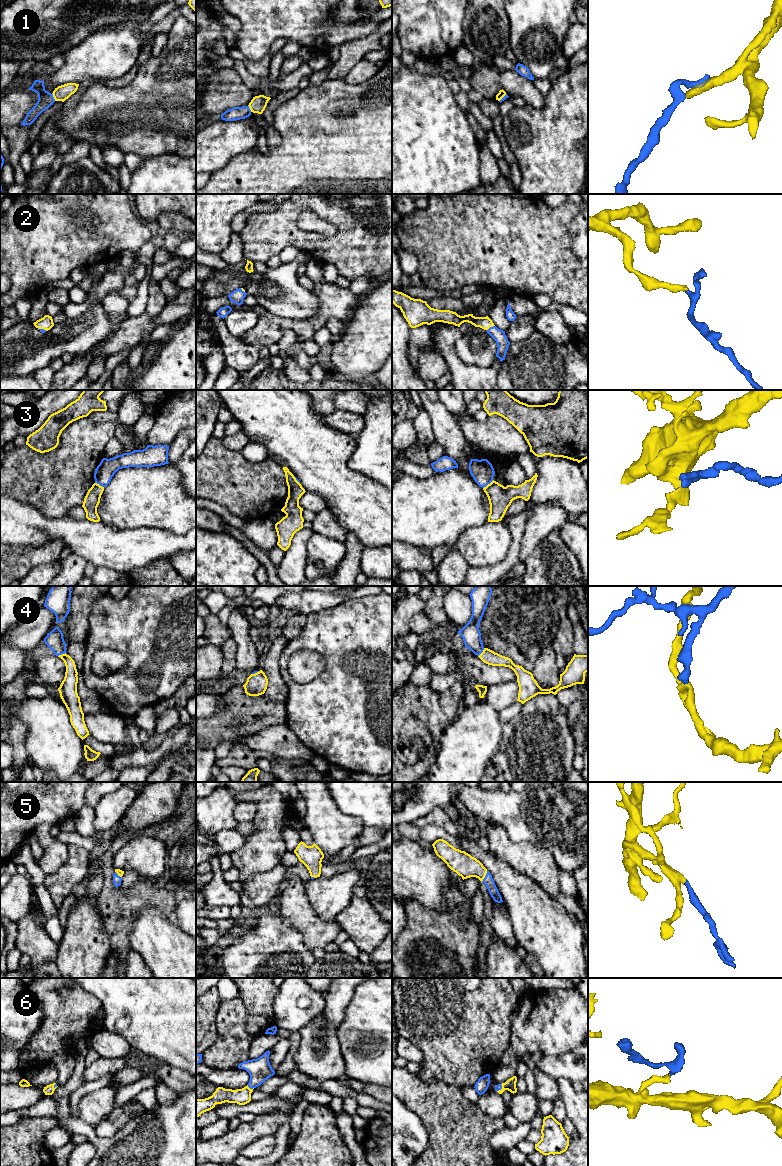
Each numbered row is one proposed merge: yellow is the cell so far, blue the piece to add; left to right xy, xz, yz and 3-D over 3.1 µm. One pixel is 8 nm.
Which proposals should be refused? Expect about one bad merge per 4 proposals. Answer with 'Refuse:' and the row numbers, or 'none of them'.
Refuse: 1, 3

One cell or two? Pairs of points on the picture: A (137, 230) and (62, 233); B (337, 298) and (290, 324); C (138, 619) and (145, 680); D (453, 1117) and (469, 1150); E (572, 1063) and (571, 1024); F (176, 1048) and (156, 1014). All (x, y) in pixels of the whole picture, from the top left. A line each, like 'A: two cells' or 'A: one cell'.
A: one cell
B: one cell
C: one cell
D: one cell
E: two cells
F: one cell

